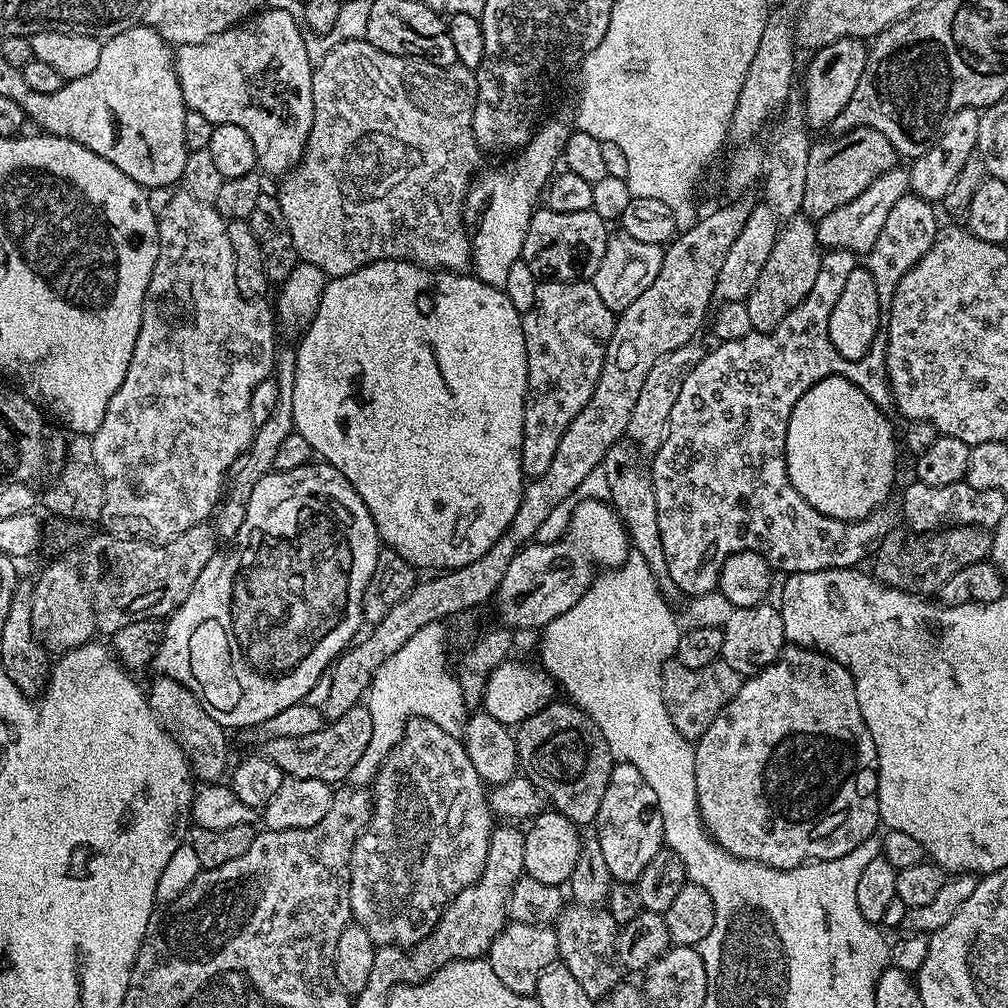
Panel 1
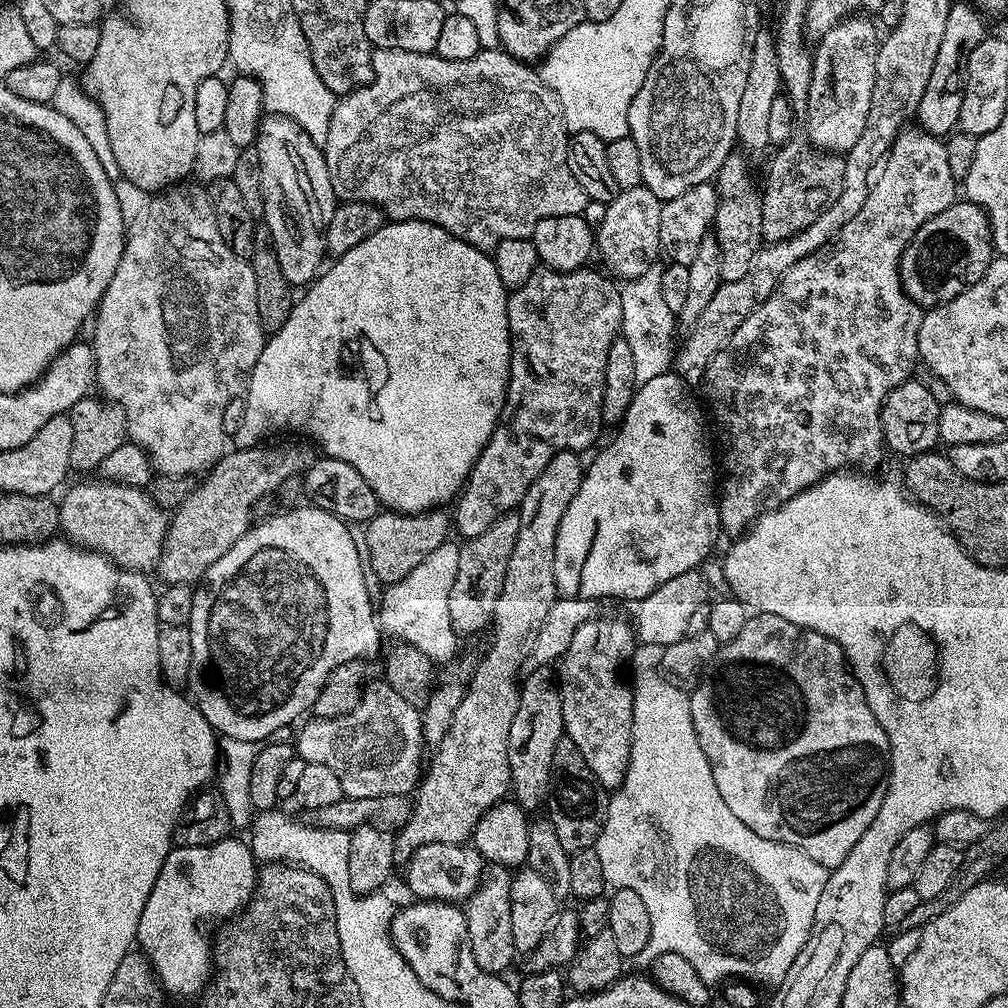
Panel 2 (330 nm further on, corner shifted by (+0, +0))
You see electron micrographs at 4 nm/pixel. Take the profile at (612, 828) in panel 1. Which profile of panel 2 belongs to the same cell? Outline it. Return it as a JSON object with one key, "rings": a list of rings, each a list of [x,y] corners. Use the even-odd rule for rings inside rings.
{"rings":[[[597,614],[591,620],[582,622],[578,630],[574,630],[574,638],[570,638],[570,646],[558,661],[564,734],[574,742],[574,746],[578,746],[578,750],[582,750],[582,758],[586,758],[586,766],[590,766],[594,778],[605,790],[620,788],[626,778],[626,770],[630,766],[634,706],[632,685],[626,679],[626,665],[631,661],[637,643],[638,637],[629,621],[627,624],[620,616]]]}

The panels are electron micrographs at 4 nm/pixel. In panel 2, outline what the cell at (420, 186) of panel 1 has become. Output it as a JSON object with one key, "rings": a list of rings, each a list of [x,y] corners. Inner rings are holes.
{"rings":[[[377,48],[372,54],[372,69],[374,70],[374,78],[369,84],[363,88],[356,88],[349,92],[346,96],[341,96],[334,106],[334,114],[330,118],[330,130],[326,134],[326,142],[322,145],[324,161],[330,170],[330,182],[334,186],[334,194],[337,201],[340,202],[366,202],[374,204],[389,221],[398,220],[421,220],[422,222],[430,222],[442,226],[450,234],[454,234],[458,238],[462,238],[470,246],[475,248],[483,248],[485,250],[494,250],[498,246],[498,242],[502,242],[506,238],[529,238],[531,237],[534,226],[538,226],[538,222],[542,222],[542,218],[554,218],[555,216],[578,216],[583,213],[588,195],[586,190],[582,190],[582,186],[578,186],[578,182],[574,179],[574,174],[570,174],[570,166],[568,165],[568,142],[570,133],[564,126],[564,115],[560,109],[560,100],[548,89],[544,81],[540,78],[540,73],[535,67],[529,66],[525,61],[516,60],[510,53],[500,48],[486,48],[478,54],[474,54],[474,58],[470,58],[466,62],[450,62],[446,58],[429,54],[427,52],[407,52],[406,50],[386,50],[385,48]]]}

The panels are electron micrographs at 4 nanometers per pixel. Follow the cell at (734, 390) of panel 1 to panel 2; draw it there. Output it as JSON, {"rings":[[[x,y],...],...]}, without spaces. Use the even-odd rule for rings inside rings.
{"rings":[[[919,126],[901,128],[896,133],[895,142],[890,145],[871,181],[866,194],[866,203],[862,205],[862,210],[858,210],[858,214],[854,214],[854,218],[850,218],[850,222],[846,222],[846,226],[842,226],[842,230],[838,230],[838,234],[834,234],[834,238],[830,238],[830,242],[826,242],[826,246],[814,250],[814,254],[802,258],[802,262],[798,262],[794,266],[790,266],[790,270],[786,270],[786,274],[778,282],[778,286],[772,294],[763,297],[757,303],[756,309],[749,314],[746,322],[742,322],[742,326],[738,326],[738,330],[734,330],[734,338],[730,338],[727,346],[704,369],[702,373],[704,396],[712,403],[712,416],[720,423],[720,428],[724,431],[723,496],[719,501],[719,506],[720,527],[725,533],[743,533],[755,521],[761,511],[760,503],[767,496],[773,500],[771,502],[773,505],[779,506],[785,500],[797,496],[799,492],[814,487],[819,480],[823,480],[825,476],[831,476],[833,472],[848,470],[853,466],[872,470],[868,468],[874,467],[883,456],[886,456],[886,445],[880,425],[880,411],[890,390],[894,390],[902,382],[913,379],[920,359],[918,330],[920,329],[922,309],[904,293],[904,288],[900,284],[900,259],[917,230],[926,222],[930,222],[930,218],[934,218],[934,214],[942,214],[942,210],[946,210],[946,206],[956,203],[957,199],[958,182],[954,178],[954,174],[950,174],[950,165],[946,162],[944,140],[938,136],[931,136]]]}

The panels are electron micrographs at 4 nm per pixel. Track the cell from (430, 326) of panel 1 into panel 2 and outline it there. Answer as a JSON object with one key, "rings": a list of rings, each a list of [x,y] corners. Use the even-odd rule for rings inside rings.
{"rings":[[[398,220],[395,222],[386,222],[374,234],[370,234],[370,238],[366,238],[362,242],[358,242],[358,246],[354,246],[354,250],[350,250],[346,256],[337,256],[323,269],[322,274],[317,275],[311,284],[307,285],[306,292],[308,294],[297,299],[290,310],[290,318],[286,318],[286,326],[282,326],[282,330],[271,333],[264,341],[264,349],[260,355],[260,360],[254,366],[254,370],[248,375],[246,391],[243,393],[244,409],[242,418],[238,426],[234,441],[237,449],[255,448],[261,443],[260,436],[268,436],[271,432],[301,432],[301,437],[310,438],[311,443],[323,455],[333,456],[342,462],[347,462],[349,466],[354,466],[354,470],[358,470],[358,474],[362,474],[362,478],[366,478],[366,482],[370,485],[370,490],[374,490],[374,494],[380,499],[381,505],[385,509],[393,512],[431,512],[444,506],[444,503],[455,501],[459,497],[463,487],[468,482],[468,475],[474,466],[474,462],[482,454],[482,450],[488,444],[492,432],[496,428],[496,424],[500,420],[500,415],[504,409],[504,399],[508,393],[508,375],[510,374],[510,366],[512,365],[512,335],[508,329],[508,298],[509,289],[502,286],[502,278],[498,278],[498,270],[494,266],[491,255],[483,248],[475,248],[466,243],[462,238],[458,238],[454,234],[450,234],[442,226],[431,224],[430,222],[422,222],[421,220]]]}

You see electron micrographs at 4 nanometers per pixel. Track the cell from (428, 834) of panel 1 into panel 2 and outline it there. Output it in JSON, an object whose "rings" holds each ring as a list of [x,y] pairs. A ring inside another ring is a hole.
{"rings":[[[383,678],[374,680],[365,687],[358,706],[350,714],[344,714],[329,720],[309,719],[309,724],[295,733],[295,755],[303,760],[305,764],[327,766],[338,777],[338,782],[342,782],[345,797],[350,800],[366,798],[367,796],[407,797],[422,779],[420,759],[424,756],[426,745],[422,722],[420,721],[421,709],[410,706],[410,702],[402,699],[388,685],[387,680]]]}

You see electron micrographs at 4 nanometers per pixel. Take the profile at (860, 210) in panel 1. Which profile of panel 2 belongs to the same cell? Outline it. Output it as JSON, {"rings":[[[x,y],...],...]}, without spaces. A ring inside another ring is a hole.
{"rings":[[[956,2],[953,3],[950,14],[946,14],[946,26],[942,34],[942,43],[938,46],[938,58],[934,58],[930,80],[926,82],[922,102],[918,102],[918,110],[915,114],[919,127],[931,136],[947,137],[960,123],[966,62],[974,51],[974,46],[978,46],[978,42],[982,42],[986,35],[985,17],[973,5],[972,8],[968,4]]]}

